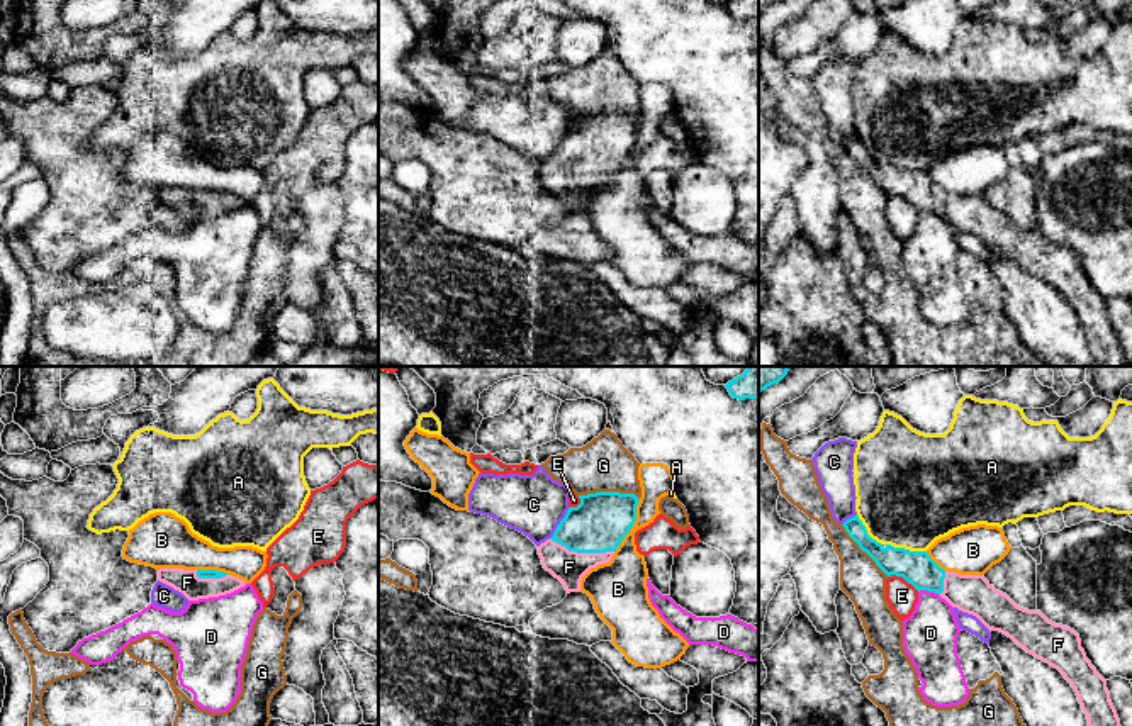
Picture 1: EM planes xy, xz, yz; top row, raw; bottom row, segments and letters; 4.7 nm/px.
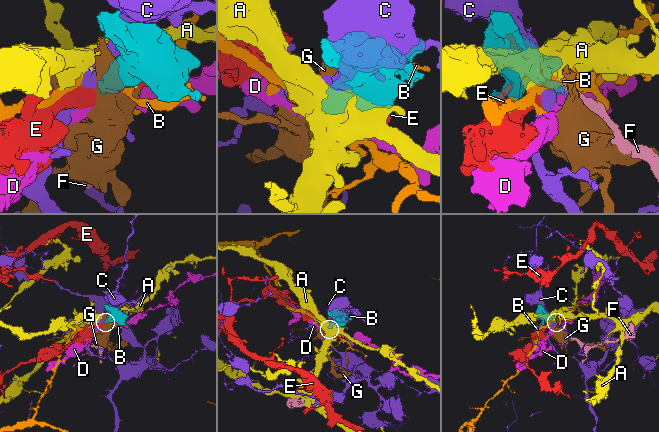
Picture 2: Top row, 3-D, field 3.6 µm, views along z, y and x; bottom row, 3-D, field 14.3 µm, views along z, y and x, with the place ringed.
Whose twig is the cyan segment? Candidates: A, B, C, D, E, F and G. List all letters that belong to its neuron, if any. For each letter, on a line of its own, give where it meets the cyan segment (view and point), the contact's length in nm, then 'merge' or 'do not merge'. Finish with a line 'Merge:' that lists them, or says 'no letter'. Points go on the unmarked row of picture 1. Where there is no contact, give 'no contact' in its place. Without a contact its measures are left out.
A: yz (907, 170) | 200 nm | do not merge
B: xz (632, 146) | 280 nm | do not merge
C: xz (560, 143) | 180 nm | do not merge
D: yz (929, 211) | 110 nm | do not merge
E: yz (903, 197) | 170 nm | do not merge
F: xz (582, 172) | 320 nm | merge
G: xz (610, 112) | 280 nm | do not merge
Merge: F

